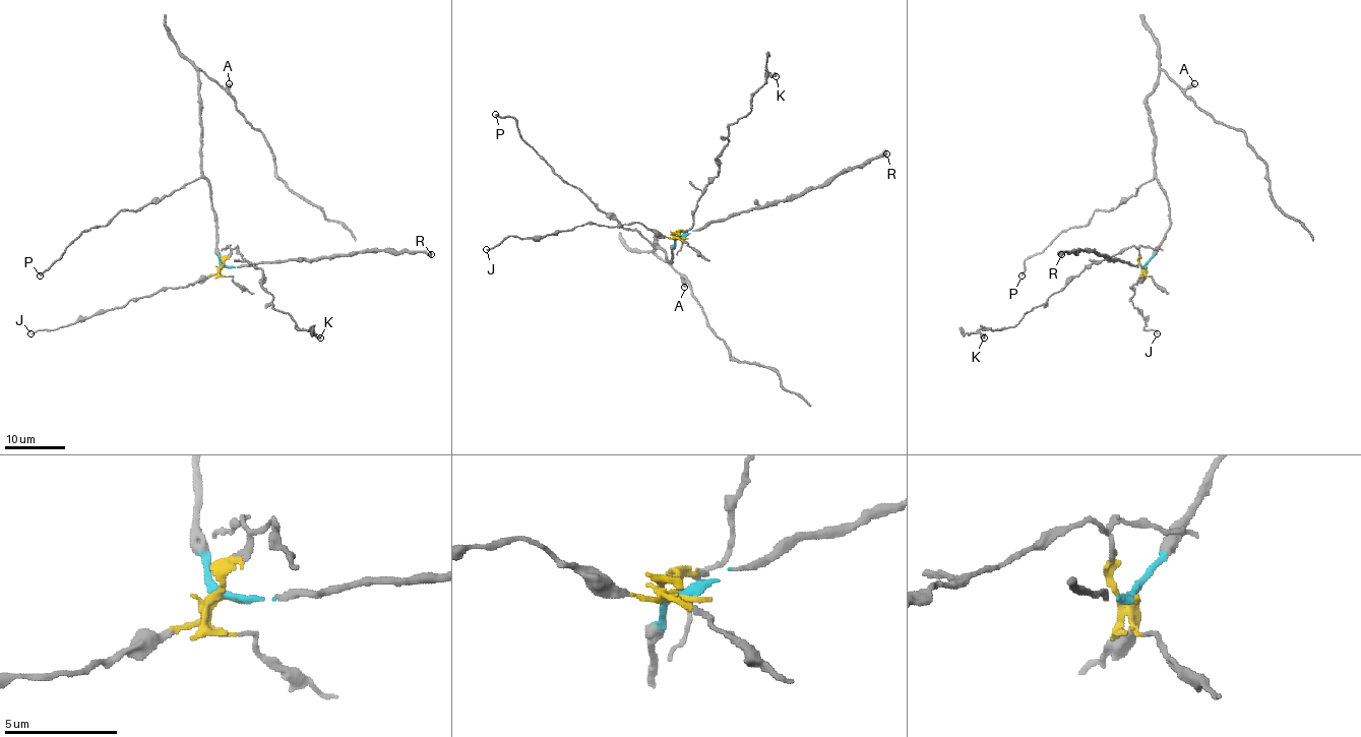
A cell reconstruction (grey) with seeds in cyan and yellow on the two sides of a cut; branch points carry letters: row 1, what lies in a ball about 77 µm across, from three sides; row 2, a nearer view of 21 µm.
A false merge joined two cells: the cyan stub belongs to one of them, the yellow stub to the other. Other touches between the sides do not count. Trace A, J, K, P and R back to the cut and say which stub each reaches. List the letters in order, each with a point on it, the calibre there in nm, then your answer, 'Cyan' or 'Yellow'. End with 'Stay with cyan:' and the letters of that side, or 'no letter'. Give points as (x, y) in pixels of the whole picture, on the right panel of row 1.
A: Place: (1194, 83). Thickness 400 nm. Cyan
J: Place: (1157, 333). Thickness 170 nm. Yellow
K: Place: (984, 338). Thickness 300 nm. Yellow
P: Place: (1022, 275). Thickness 240 nm. Cyan
R: Place: (1061, 254). Thickness 600 nm. Cyan
Stay with cyan: A, P, R

